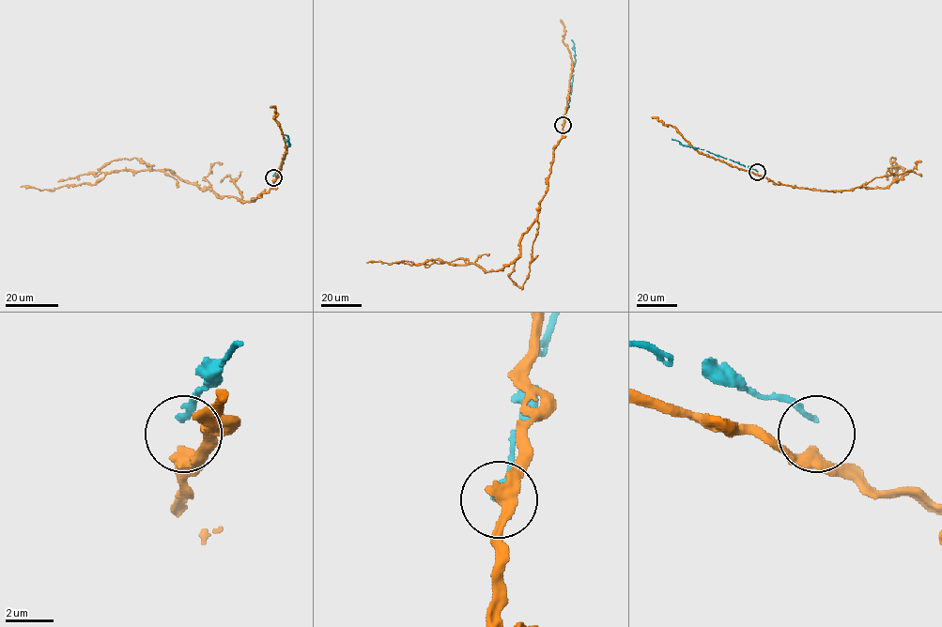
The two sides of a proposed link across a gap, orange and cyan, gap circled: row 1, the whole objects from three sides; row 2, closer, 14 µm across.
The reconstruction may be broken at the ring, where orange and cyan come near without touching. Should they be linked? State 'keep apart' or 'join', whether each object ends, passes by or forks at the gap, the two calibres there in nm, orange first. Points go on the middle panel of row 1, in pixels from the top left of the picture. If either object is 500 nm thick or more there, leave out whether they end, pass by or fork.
keep apart; orange passes by; cyan ends; calibres 460 and 240 nm

